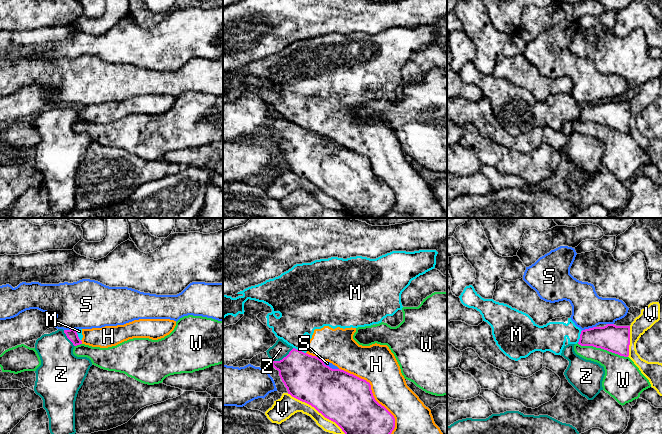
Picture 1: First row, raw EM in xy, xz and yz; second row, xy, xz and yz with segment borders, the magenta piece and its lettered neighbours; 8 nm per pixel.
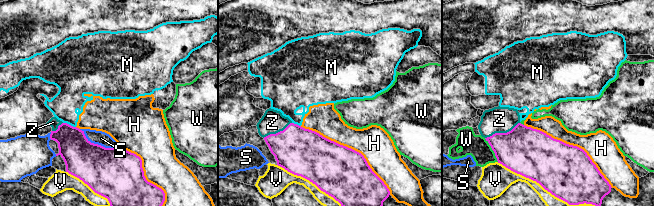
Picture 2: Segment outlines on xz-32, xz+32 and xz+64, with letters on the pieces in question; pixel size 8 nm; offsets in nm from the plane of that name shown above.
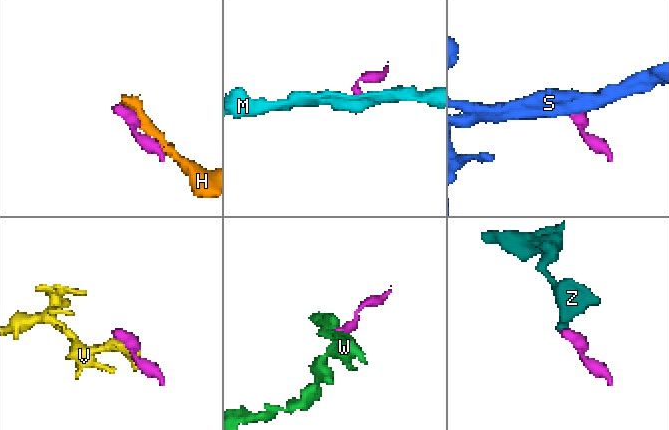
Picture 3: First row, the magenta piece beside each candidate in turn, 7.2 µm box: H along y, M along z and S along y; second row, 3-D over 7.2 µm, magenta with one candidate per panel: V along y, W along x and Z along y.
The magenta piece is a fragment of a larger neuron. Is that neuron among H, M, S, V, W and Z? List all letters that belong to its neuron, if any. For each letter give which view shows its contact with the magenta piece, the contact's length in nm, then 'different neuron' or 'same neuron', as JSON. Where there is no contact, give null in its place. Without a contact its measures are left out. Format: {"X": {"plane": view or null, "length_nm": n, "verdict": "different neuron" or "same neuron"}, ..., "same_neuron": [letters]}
{"H": {"plane": "xz", "length_nm": 650, "verdict": "different neuron"}, "M": {"plane": "xz", "length_nm": 120, "verdict": "different neuron"}, "S": {"plane": "yz", "length_nm": 120, "verdict": "different neuron"}, "V": {"plane": "xz", "length_nm": 550, "verdict": "different neuron"}, "W": {"plane": "yz", "length_nm": 420, "verdict": "different neuron"}, "Z": {"plane": "xz", "length_nm": 200, "verdict": "same neuron"}, "same_neuron": ["Z"]}

